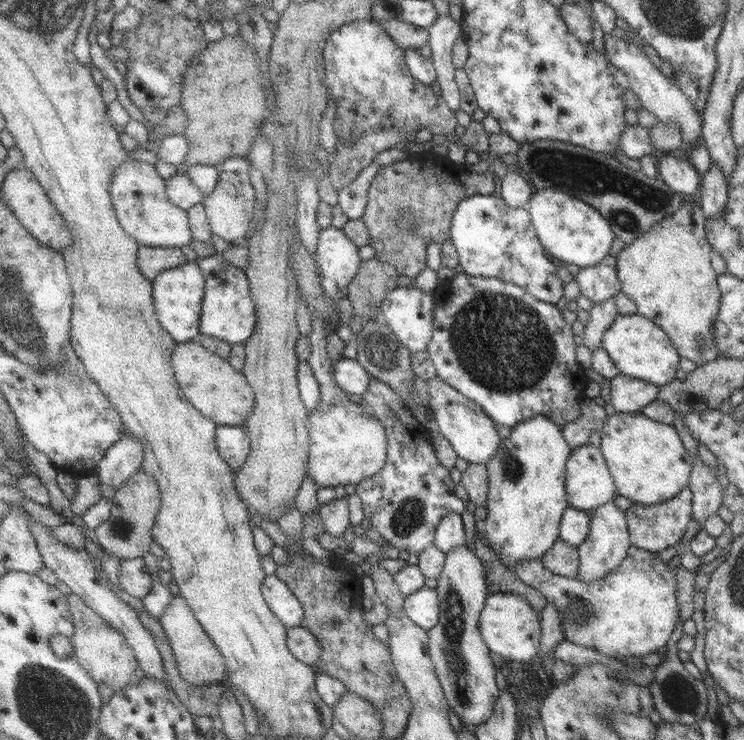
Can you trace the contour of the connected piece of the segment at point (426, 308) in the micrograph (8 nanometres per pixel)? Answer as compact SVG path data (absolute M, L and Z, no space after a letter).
M415 286L397 287L392 290L382 306L382 320L387 322L397 338L405 344L412 354L427 351L435 330L435 298L433 292L425 292Z

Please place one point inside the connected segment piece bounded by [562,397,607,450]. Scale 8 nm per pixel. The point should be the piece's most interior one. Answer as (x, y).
(576, 434)

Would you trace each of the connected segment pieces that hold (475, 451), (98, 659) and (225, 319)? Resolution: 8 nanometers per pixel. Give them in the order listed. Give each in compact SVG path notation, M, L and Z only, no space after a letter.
M437 376L433 379L429 379L427 381L427 388L430 396L429 409L433 412L432 417L438 423L441 433L450 442L450 446L457 456L468 464L486 465L501 446L501 440L497 435L497 426L494 422L487 418L486 412L483 412L481 406L475 403L474 400L463 396L463 393L459 391L459 389L453 388L453 386L441 379L441 377Z
M73 592L68 597L77 630L72 640L75 655L99 684L108 685L115 693L121 692L125 686L134 683L134 674L140 666L135 650L131 648L127 638L117 628L113 628L101 614L95 612L83 597Z
M221 253L198 259L206 276L206 294L203 299L201 332L205 336L215 336L229 344L243 344L255 334L258 324L257 303L252 296L252 288L246 269L229 263Z

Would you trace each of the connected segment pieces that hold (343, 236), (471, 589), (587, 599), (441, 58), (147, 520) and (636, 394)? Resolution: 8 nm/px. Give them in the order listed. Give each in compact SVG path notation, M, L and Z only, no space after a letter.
M333 226L325 228L319 237L319 249L314 259L327 300L334 304L341 298L348 298L350 284L363 262L358 244L342 229Z
M465 543L446 554L446 564L437 580L441 598L441 620L428 630L429 652L435 664L446 697L462 724L485 723L493 713L499 698L489 660L487 644L479 634L479 611L483 610L489 590L486 588L484 566L480 558Z
M630 546L617 568L589 583L577 577L553 575L537 559L512 565L510 569L515 577L541 592L546 602L559 610L565 640L611 658L641 657L656 652L666 646L675 623L683 622L679 620L675 598L675 572L667 570L656 553L636 546Z
M440 16L430 29L430 47L432 59L437 70L441 97L447 100L450 108L461 110L461 90L455 82L457 68L453 64L453 46L462 39L462 23L451 16Z
M144 470L135 474L132 479L116 492L114 508L109 520L94 530L99 544L107 552L121 559L145 557L151 548L155 548L153 527L157 522L162 508L162 493L155 478L147 475Z
M621 373L610 379L610 404L615 411L639 413L657 398L657 393L659 386Z

